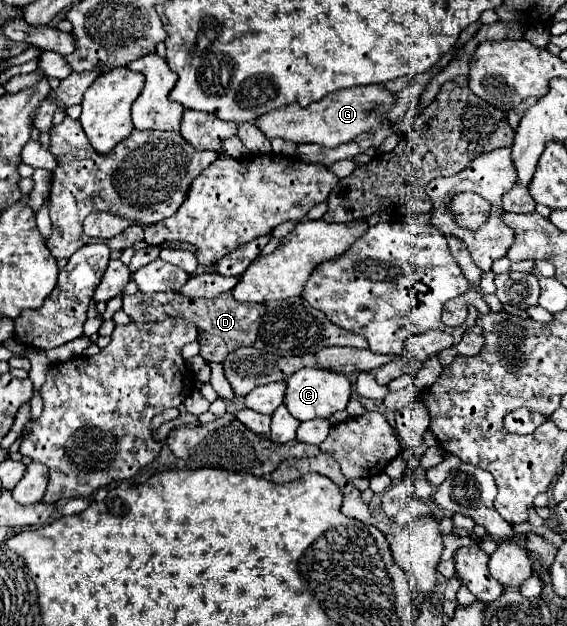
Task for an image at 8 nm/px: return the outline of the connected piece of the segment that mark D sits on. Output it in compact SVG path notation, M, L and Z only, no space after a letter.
M139 292L135 296L123 294L123 310L135 322L157 322L165 318L183 318L197 328L203 330L201 338L201 356L207 362L225 362L225 358L243 346L255 346L259 350L277 354L277 356L301 356L301 354L317 354L327 346L353 346L353 348L367 348L367 340L363 336L351 334L333 322L319 310L315 310L305 298L297 296L291 300L279 300L267 304L247 304L237 302L231 292L217 296L215 300L209 298L185 298L177 292L165 294L145 294Z

